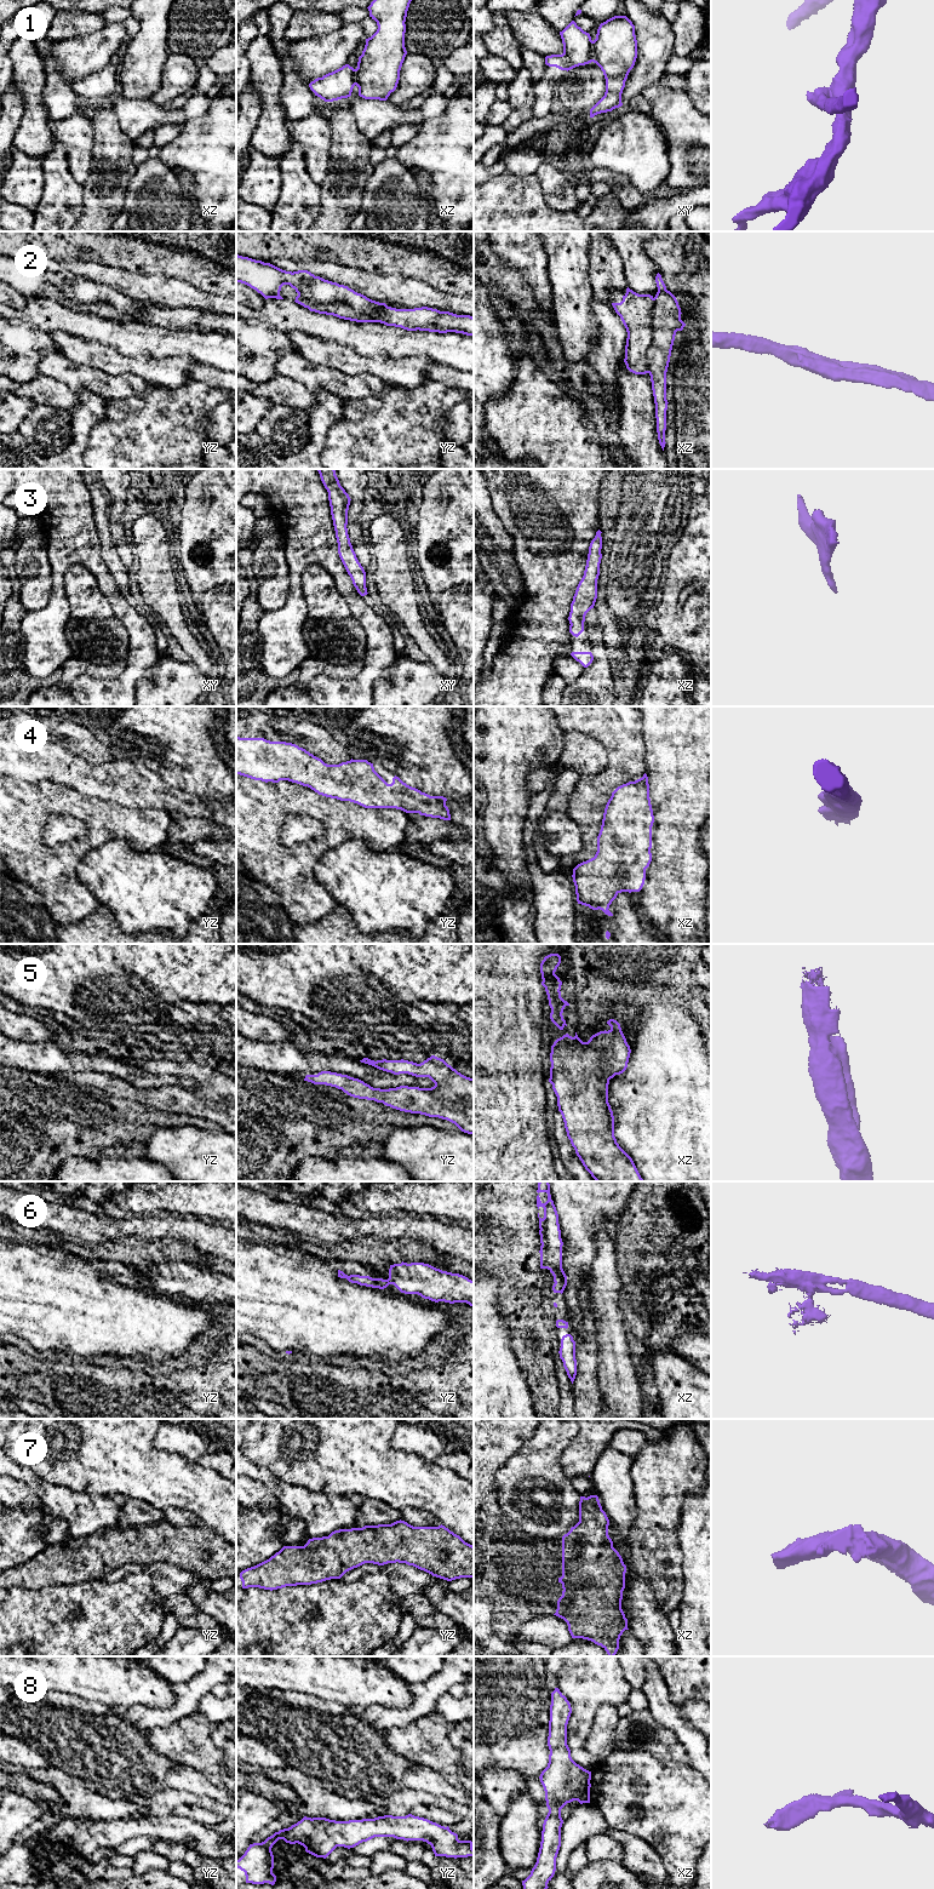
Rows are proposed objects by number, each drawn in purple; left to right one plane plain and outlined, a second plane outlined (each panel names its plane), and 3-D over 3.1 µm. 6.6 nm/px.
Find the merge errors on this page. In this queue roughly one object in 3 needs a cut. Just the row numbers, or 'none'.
1, 2

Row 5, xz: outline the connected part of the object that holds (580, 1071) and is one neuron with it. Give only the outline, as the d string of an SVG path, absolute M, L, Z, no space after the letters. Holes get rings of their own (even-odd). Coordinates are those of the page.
M609 1019L608 1031L583 1042L577 1032L551 1046L550 1078L567 1137L585 1169L596 1181L643 1181L632 1158L614 1137L608 1103L609 1080L623 1074L630 1046L620 1024Z

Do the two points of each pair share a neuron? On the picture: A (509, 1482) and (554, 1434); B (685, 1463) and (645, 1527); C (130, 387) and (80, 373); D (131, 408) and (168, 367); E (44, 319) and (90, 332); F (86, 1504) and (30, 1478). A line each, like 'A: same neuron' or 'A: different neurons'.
A: same neuron
B: same neuron
C: same neuron
D: different neurons
E: same neuron
F: same neuron

